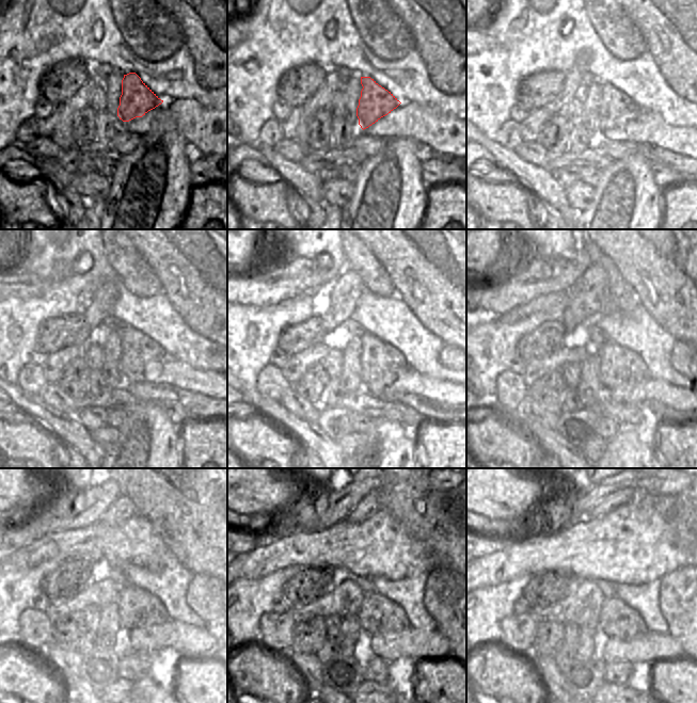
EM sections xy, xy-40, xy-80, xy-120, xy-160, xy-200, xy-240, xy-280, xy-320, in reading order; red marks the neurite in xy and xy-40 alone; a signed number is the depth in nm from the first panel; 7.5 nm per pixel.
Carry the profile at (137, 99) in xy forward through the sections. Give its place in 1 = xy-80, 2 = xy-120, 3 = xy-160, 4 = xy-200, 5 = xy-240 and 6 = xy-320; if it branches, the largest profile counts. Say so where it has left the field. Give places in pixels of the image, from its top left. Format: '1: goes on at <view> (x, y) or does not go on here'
1: goes on at xy-80 (616, 109)
2: goes on at xy-120 (138, 349)
3: goes on at xy-160 (378, 357)
4: goes on at xy-200 (618, 365)
5: goes on at xy-240 (138, 608)
6: goes on at xy-320 (617, 620)

